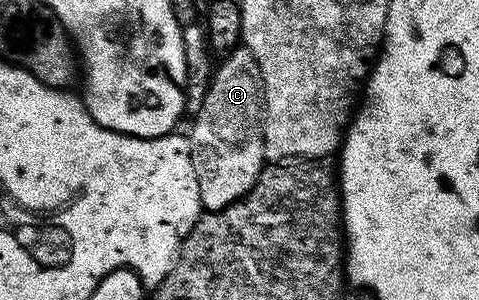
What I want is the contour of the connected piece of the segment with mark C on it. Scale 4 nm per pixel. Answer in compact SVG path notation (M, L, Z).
M239 45L225 56L226 59L222 64L220 62L213 68L213 75L210 76L210 84L207 85L207 92L204 93L203 105L201 105L197 114L193 116L190 131L188 130L188 138L190 140L190 156L192 157L192 169L196 169L196 177L200 185L200 201L206 211L219 211L228 205L232 205L237 199L243 199L252 189L252 185L256 185L256 177L260 177L264 164L267 162L264 153L264 133L262 132L262 124L264 122L264 92L262 90L262 74L256 65L256 61L252 57L252 53L245 45Z

